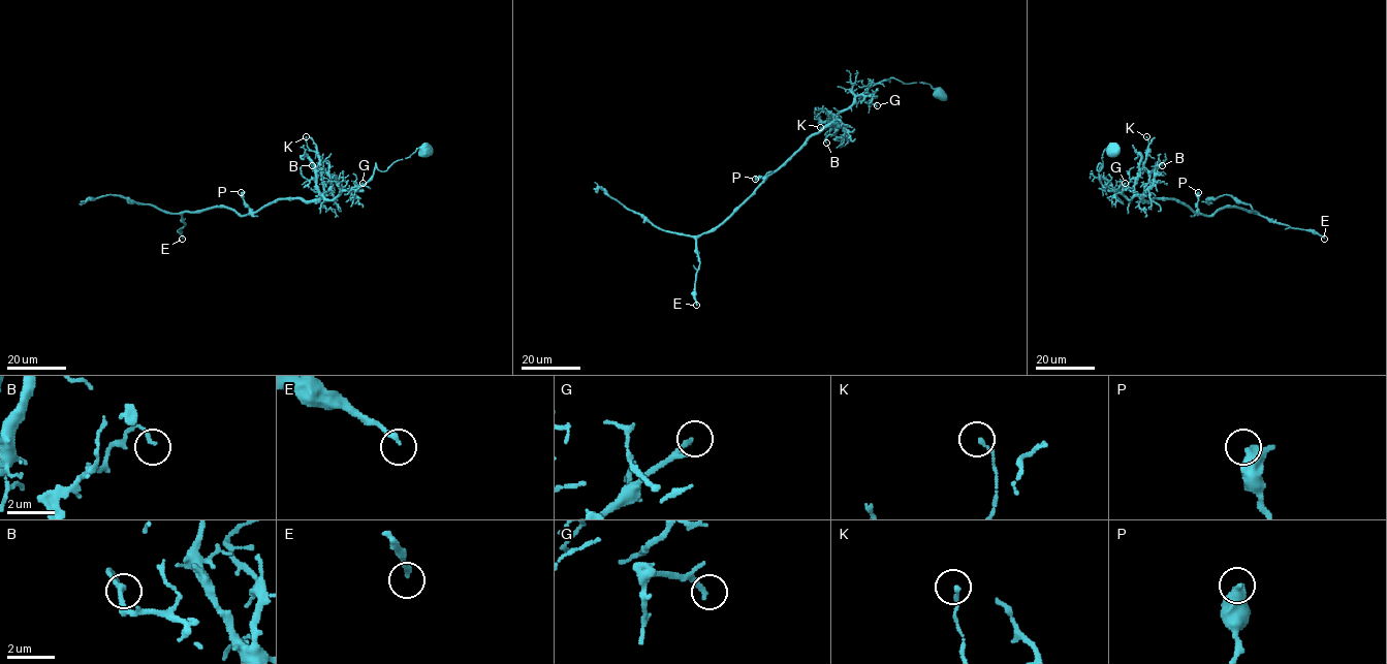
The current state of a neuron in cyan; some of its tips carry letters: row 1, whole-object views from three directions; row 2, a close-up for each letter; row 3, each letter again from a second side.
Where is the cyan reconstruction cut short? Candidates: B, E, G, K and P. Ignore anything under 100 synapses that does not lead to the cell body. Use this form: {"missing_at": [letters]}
{"missing_at": []}

